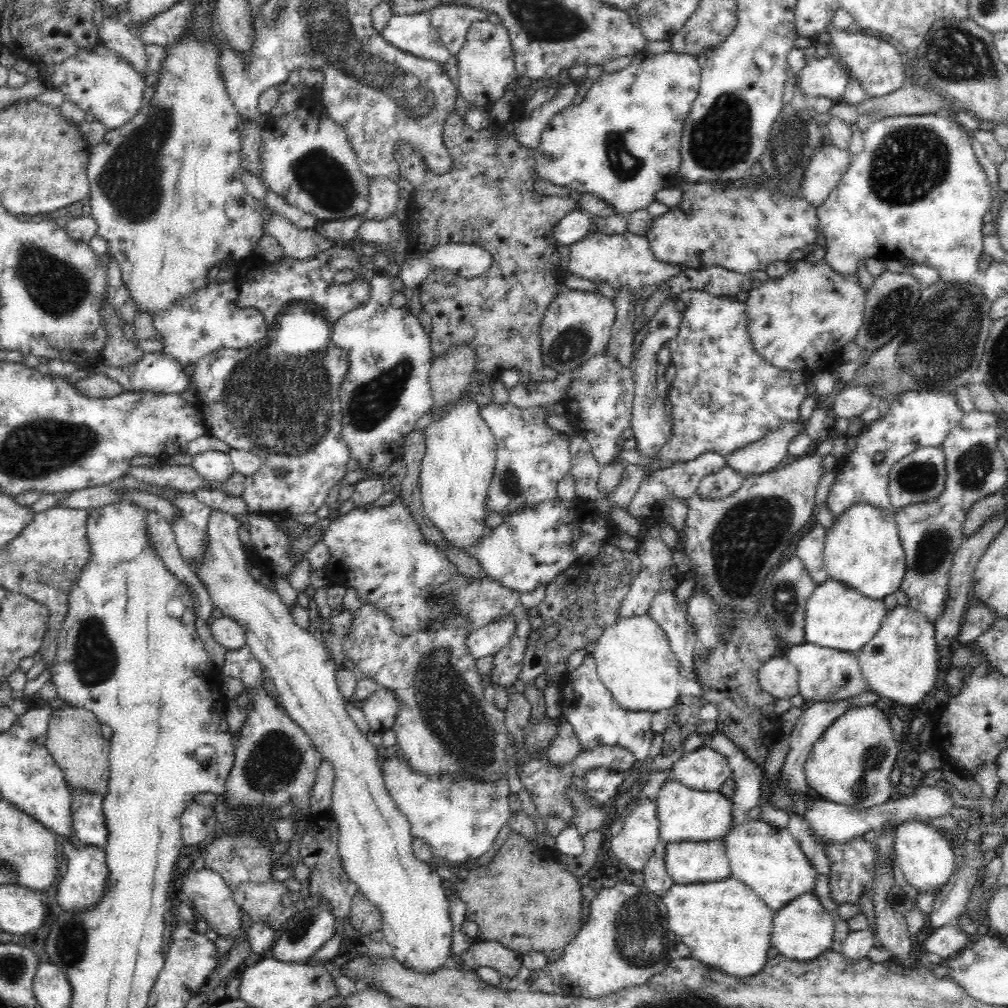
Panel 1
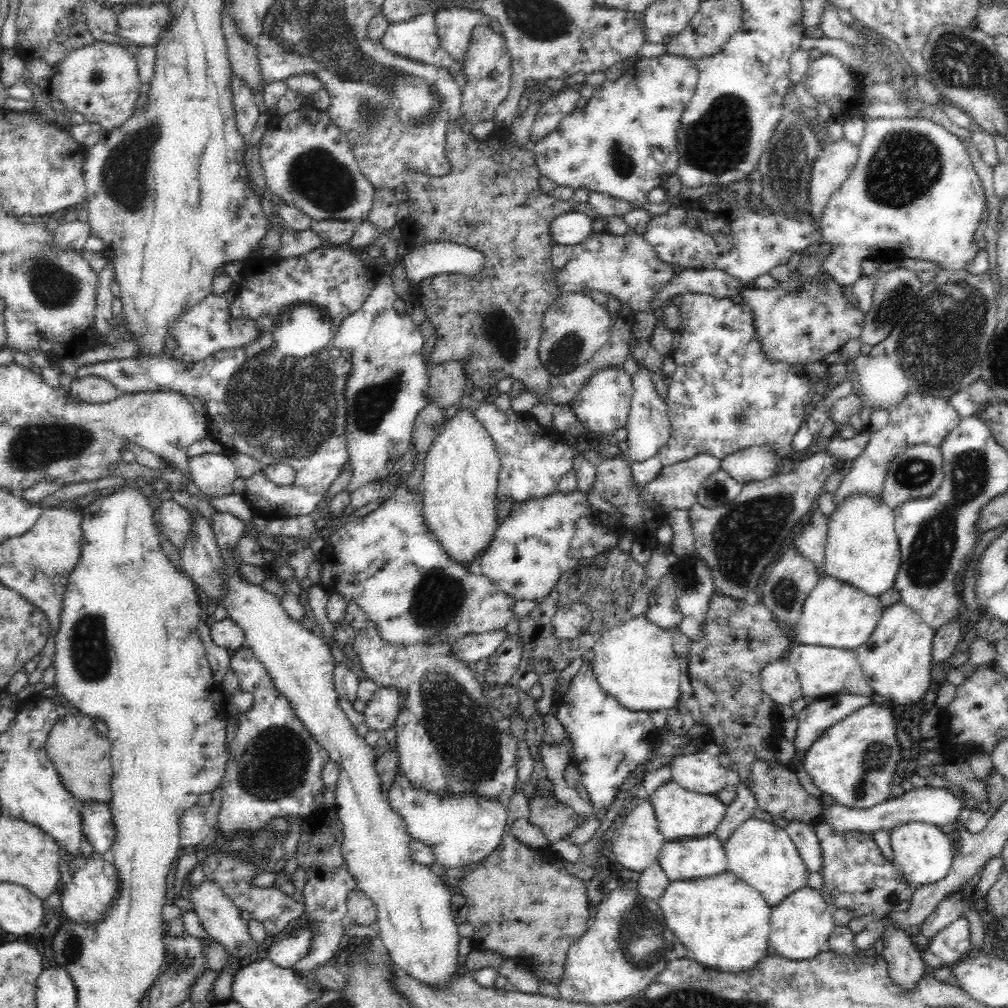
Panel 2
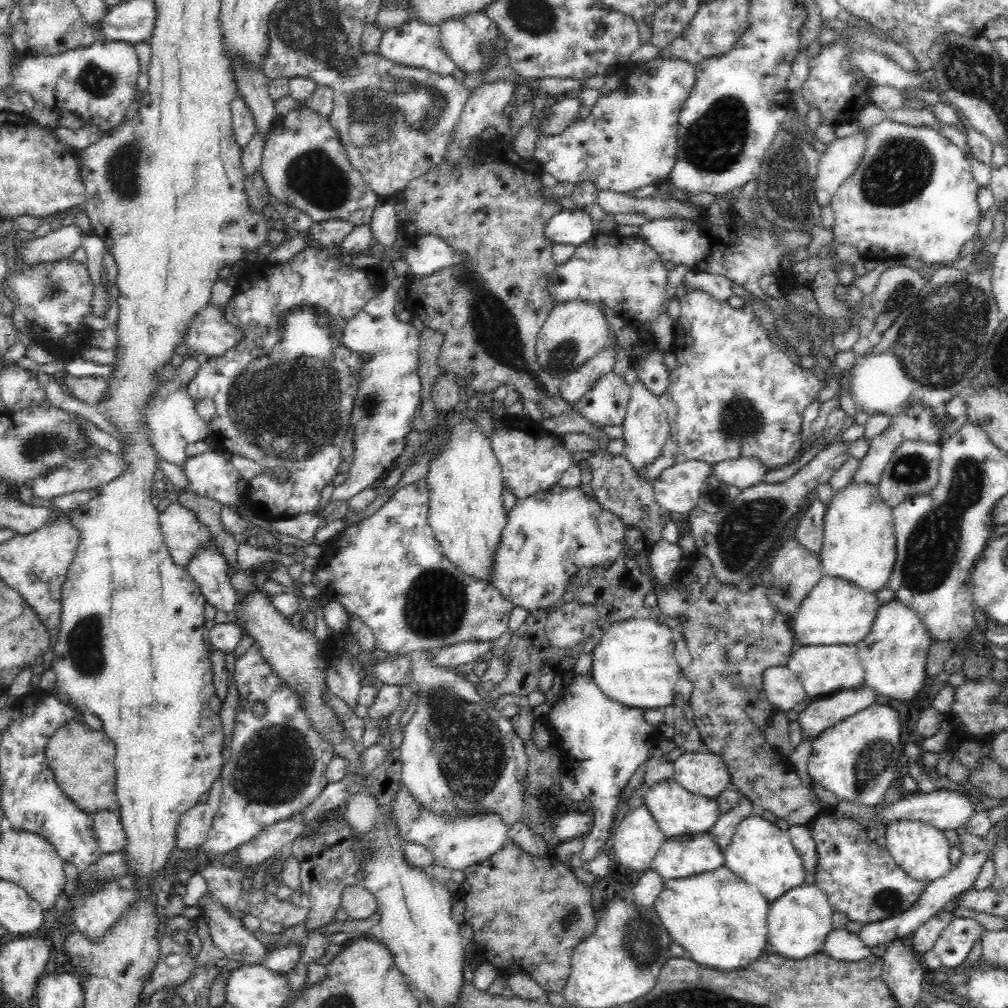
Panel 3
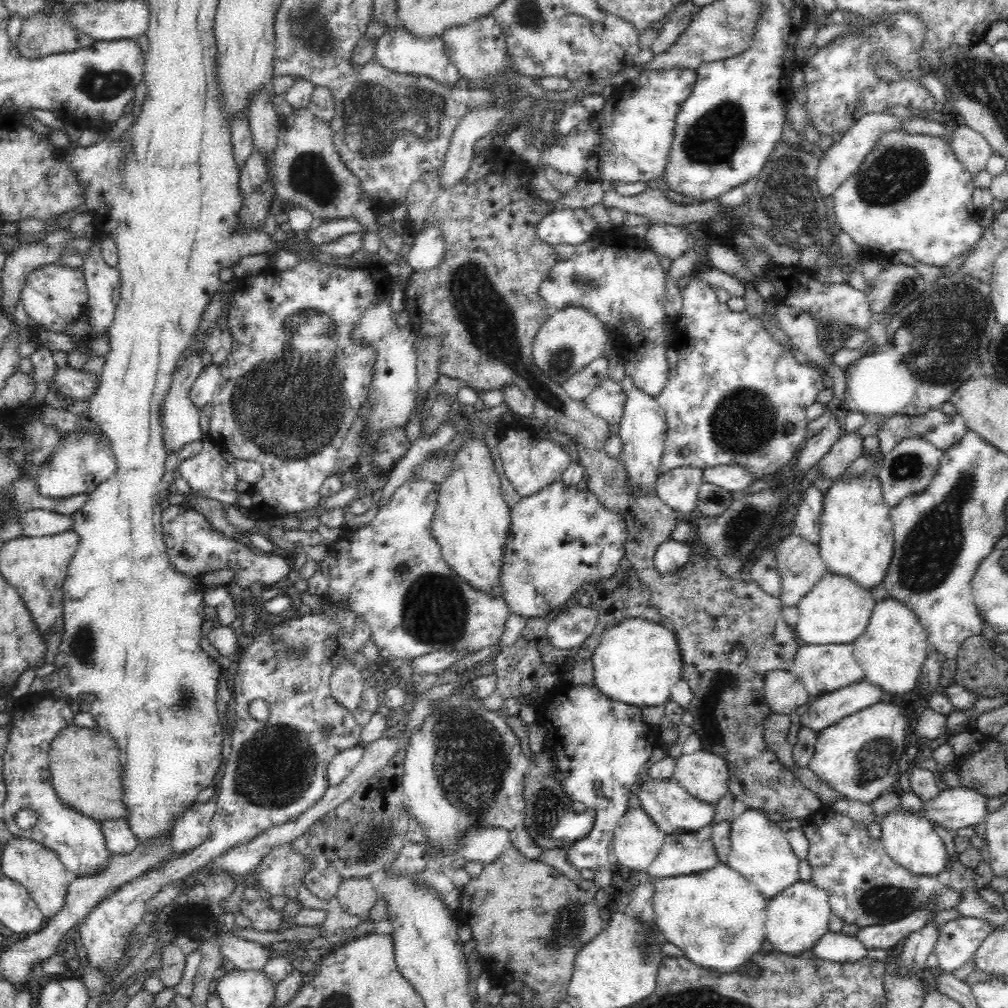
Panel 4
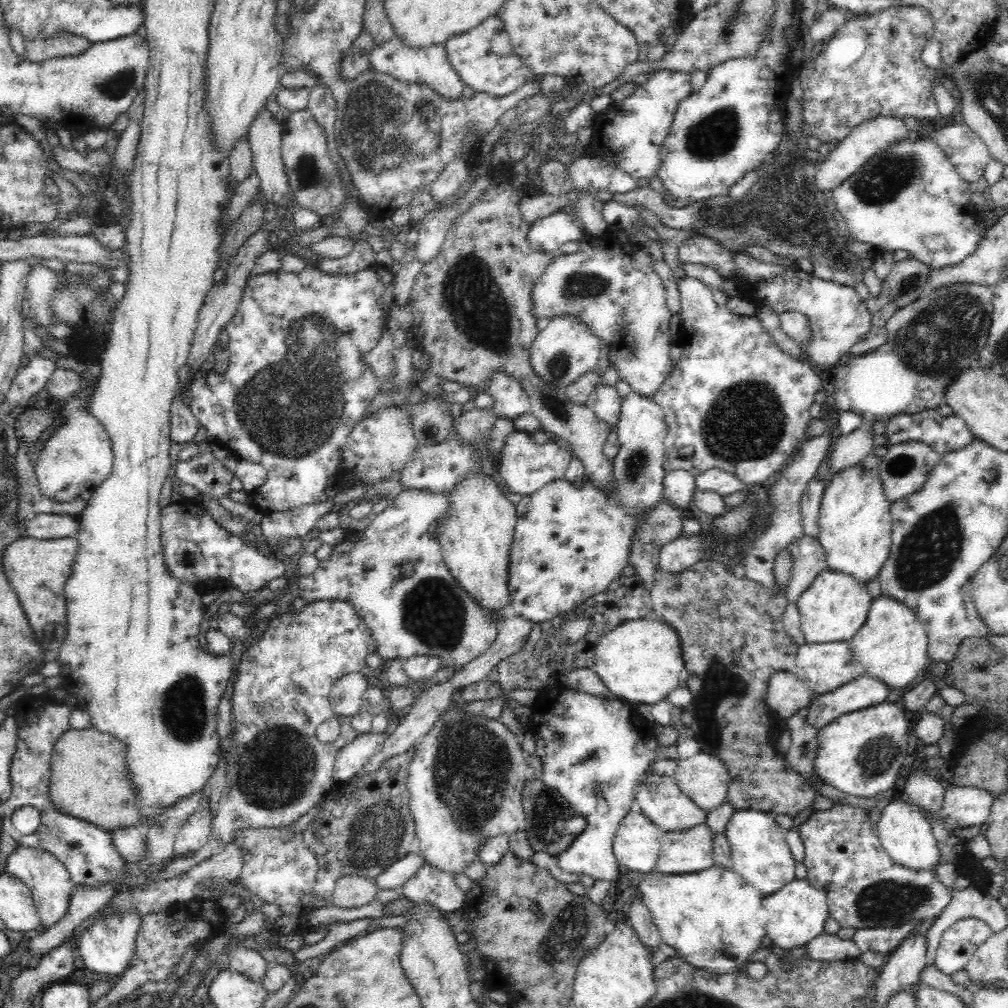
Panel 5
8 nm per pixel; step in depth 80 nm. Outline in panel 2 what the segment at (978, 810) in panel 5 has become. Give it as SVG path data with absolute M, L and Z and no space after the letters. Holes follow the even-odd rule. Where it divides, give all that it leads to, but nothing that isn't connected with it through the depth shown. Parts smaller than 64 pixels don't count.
M947 785L942 788L925 786L913 788L908 792L906 791L901 798L886 800L866 809L848 808L837 803L832 806L825 806L815 822L823 820L840 832L858 830L867 834L873 833L875 830L890 830L893 826L907 822L924 822L942 828L945 824L951 823L960 826L959 816L962 810L966 809L966 806L970 807L970 804L961 798L956 790Z

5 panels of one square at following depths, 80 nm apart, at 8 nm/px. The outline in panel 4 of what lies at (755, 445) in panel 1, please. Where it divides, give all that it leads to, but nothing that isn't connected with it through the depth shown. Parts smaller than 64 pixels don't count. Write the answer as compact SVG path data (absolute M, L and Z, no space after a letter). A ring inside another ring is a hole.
M713 466L702 471L702 483L712 483L729 493L744 490L752 484L748 469L740 466Z

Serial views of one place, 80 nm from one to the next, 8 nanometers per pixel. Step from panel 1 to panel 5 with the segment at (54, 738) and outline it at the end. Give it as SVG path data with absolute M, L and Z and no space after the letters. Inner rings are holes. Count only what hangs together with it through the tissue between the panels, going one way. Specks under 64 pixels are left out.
M92 726L85 728L84 730L67 730L61 737L56 741L54 745L53 753L51 754L51 776L48 784L48 794L50 803L60 811L62 814L72 815L74 818L84 819L88 823L101 829L114 832L115 830L124 827L142 827L141 822L147 817L143 816L142 810L138 807L138 801L136 801L137 790L133 785L133 780L131 780L131 772L129 766L127 765L127 745L121 740L118 740L112 733L103 733L98 729L94 729Z

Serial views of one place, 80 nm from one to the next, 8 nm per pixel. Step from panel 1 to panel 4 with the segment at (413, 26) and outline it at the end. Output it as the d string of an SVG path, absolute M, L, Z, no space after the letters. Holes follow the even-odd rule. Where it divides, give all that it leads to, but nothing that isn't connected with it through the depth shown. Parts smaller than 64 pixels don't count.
M402 26L384 33L381 38L376 40L374 59L374 62L386 70L413 78L428 78L441 86L451 88L451 90L458 86L461 78L457 69L447 58L445 44L441 38L430 38L430 40L413 38Z

